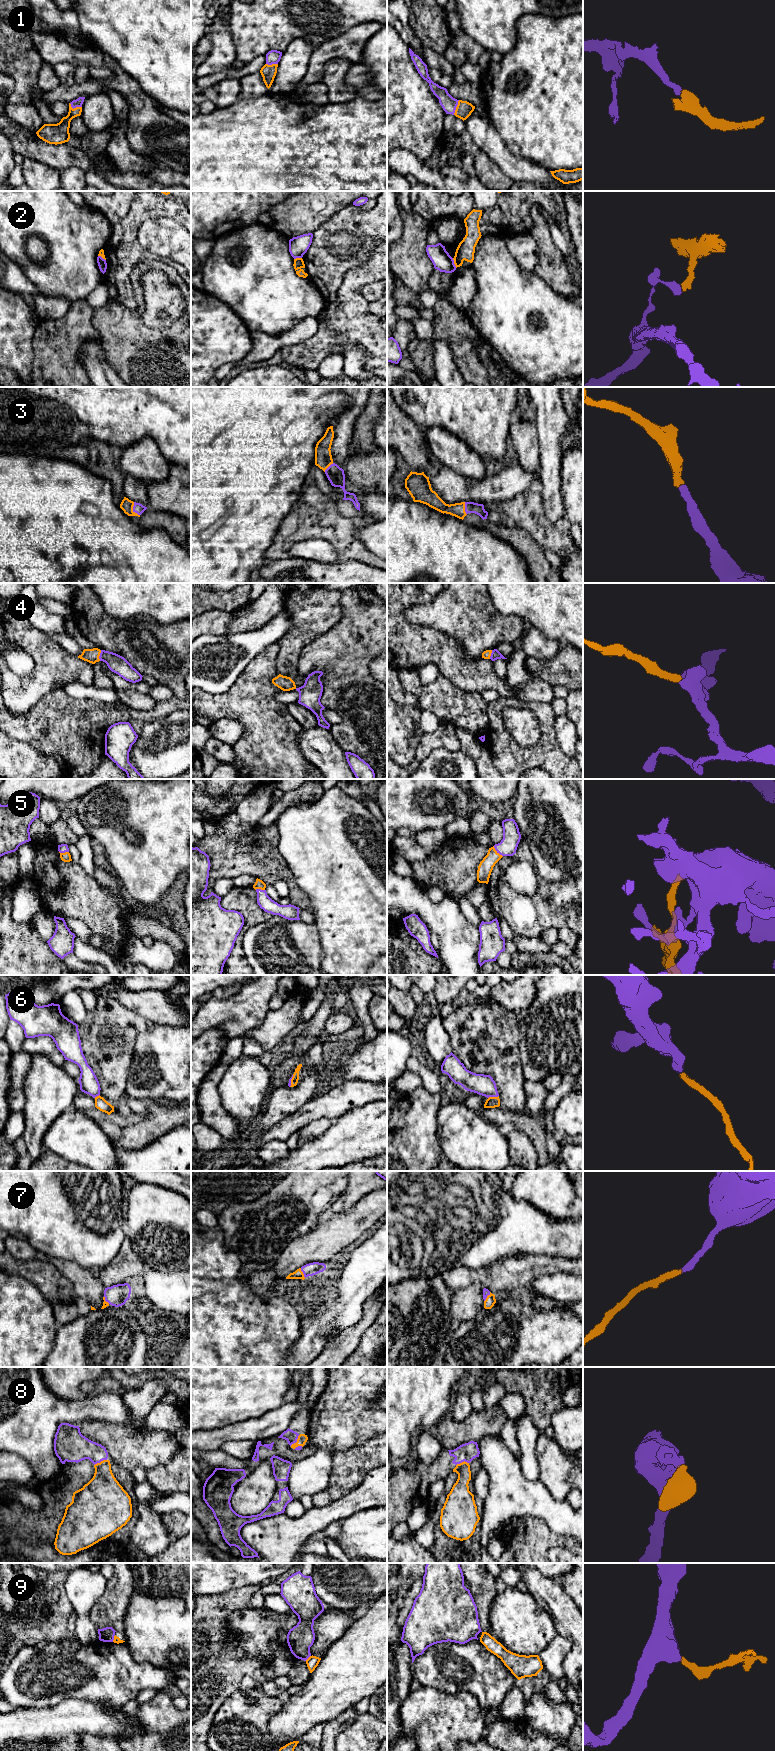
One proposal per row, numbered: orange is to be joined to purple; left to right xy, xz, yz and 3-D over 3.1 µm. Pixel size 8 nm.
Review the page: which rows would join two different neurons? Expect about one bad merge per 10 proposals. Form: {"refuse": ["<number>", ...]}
{"refuse": ["2", "9"]}

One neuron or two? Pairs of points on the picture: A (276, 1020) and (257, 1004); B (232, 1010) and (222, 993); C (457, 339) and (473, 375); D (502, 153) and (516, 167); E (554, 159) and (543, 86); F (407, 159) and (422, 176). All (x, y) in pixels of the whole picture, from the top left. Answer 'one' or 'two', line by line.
A: two
B: two
C: one
D: one
E: one
F: one

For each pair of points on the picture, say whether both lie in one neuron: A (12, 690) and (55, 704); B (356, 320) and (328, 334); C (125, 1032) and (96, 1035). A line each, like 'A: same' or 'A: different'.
A: different
B: same
C: same

